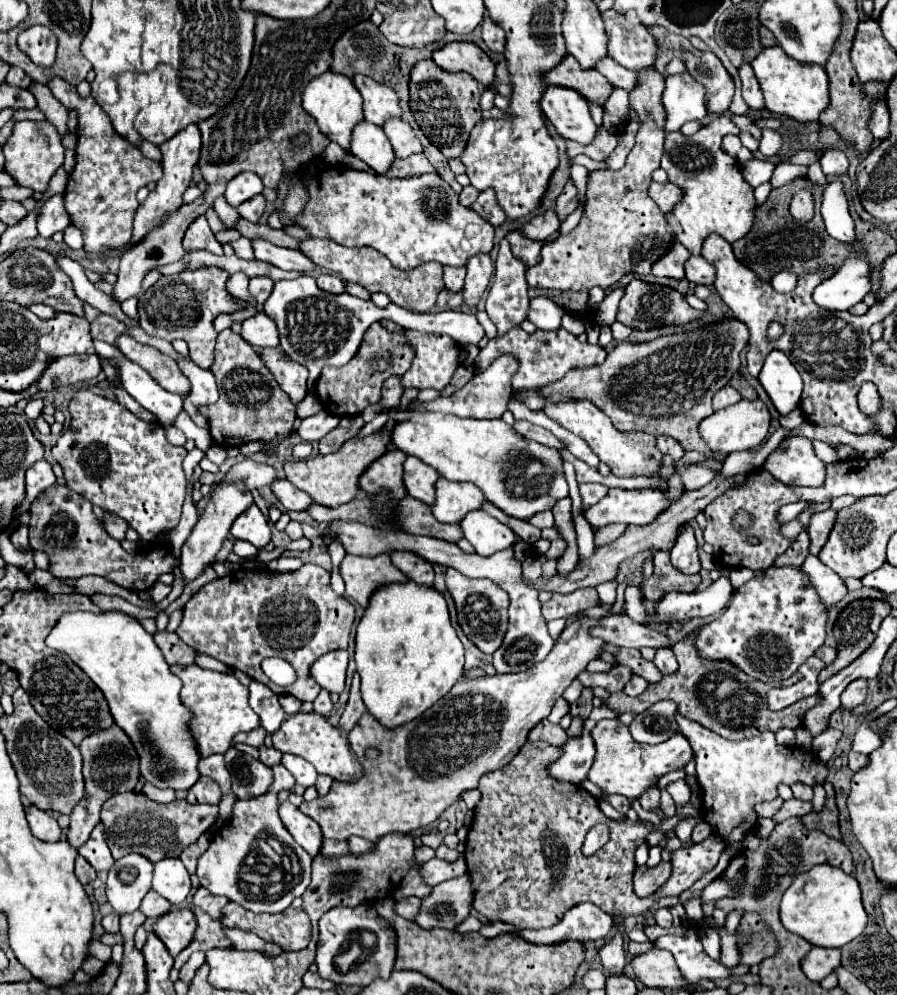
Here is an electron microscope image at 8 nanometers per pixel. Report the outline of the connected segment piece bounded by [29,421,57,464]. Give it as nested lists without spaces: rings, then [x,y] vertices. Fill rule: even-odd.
[[[33,421],[29,424],[35,437],[41,442],[41,444],[44,447],[44,459],[47,460],[50,464],[54,464],[55,460],[53,460],[51,449],[57,441],[57,436],[51,434],[50,435],[40,434],[37,431]]]

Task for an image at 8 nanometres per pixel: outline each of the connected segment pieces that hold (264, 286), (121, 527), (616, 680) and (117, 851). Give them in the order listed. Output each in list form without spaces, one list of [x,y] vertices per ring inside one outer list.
[[[251,278],[249,290],[251,290],[251,294],[255,296],[255,300],[257,300],[259,304],[263,304],[263,302],[269,298],[271,290],[273,290],[273,280],[271,280],[271,278]]]
[[[105,514],[105,530],[107,530],[109,536],[113,536],[113,538],[117,538],[121,542],[121,540],[125,540],[127,528],[129,528],[129,524],[125,520],[121,520],[121,518],[113,516],[113,514]]]
[[[615,666],[611,672],[603,672],[603,674],[591,674],[591,672],[581,672],[579,680],[585,686],[601,686],[605,688],[609,694],[623,690],[623,686],[627,684],[627,680],[633,676],[633,670],[627,666]]]
[[[139,792],[115,794],[103,804],[101,810],[101,822],[105,824],[105,842],[115,860],[131,852],[151,858],[151,862],[159,862],[163,858],[177,858],[189,844],[193,844],[203,832],[207,832],[215,820],[217,806],[189,804],[185,800],[159,804]]]

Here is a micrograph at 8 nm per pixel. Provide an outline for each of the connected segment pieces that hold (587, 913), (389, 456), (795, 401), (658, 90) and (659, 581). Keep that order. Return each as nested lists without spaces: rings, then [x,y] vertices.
[[[581,904],[573,906],[573,910],[567,910],[563,920],[555,926],[541,928],[541,930],[521,930],[517,932],[529,942],[535,944],[557,944],[565,940],[599,940],[609,934],[613,926],[613,918],[605,914],[599,906],[595,904]]]
[[[389,450],[377,462],[373,462],[367,472],[361,476],[361,490],[367,494],[379,494],[381,490],[389,492],[393,500],[407,496],[403,484],[403,462],[407,454],[401,450]]]
[[[773,350],[767,356],[765,366],[759,374],[759,382],[763,384],[765,392],[769,394],[781,416],[789,414],[799,406],[801,388],[803,388],[801,374],[783,352]]]
[[[655,68],[643,70],[637,76],[639,84],[629,94],[629,102],[637,114],[639,130],[635,134],[635,146],[627,156],[627,164],[617,172],[599,170],[589,174],[587,206],[581,222],[567,236],[545,242],[541,264],[527,268],[529,286],[587,292],[593,286],[599,286],[605,290],[629,272],[649,274],[653,262],[665,256],[675,242],[665,214],[647,194],[651,174],[659,168],[665,142],[665,106],[661,102],[665,82]]]
[[[655,552],[653,564],[655,572],[643,582],[645,602],[649,604],[655,604],[667,592],[693,592],[701,582],[699,574],[687,576],[673,568],[673,564],[669,562],[669,552]]]

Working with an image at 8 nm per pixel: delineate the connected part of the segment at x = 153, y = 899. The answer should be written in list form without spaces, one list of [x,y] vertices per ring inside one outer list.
[[[149,890],[145,900],[141,902],[141,910],[149,918],[159,918],[159,916],[163,916],[163,914],[167,914],[171,910],[171,902],[165,900],[163,896],[159,896],[155,890]]]

